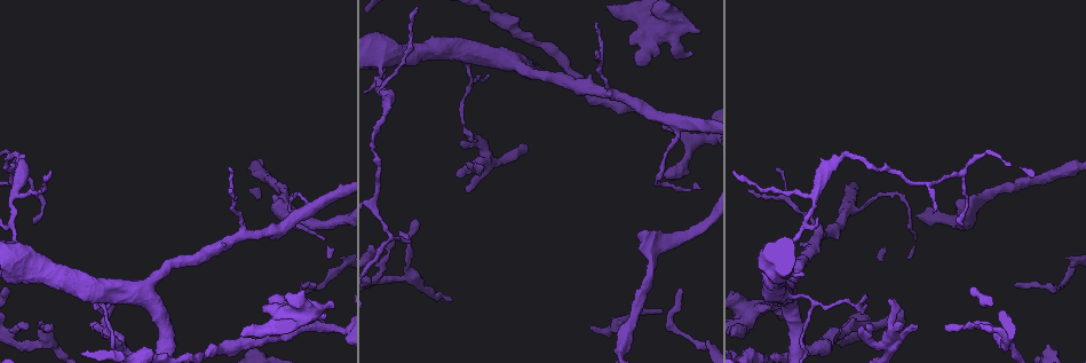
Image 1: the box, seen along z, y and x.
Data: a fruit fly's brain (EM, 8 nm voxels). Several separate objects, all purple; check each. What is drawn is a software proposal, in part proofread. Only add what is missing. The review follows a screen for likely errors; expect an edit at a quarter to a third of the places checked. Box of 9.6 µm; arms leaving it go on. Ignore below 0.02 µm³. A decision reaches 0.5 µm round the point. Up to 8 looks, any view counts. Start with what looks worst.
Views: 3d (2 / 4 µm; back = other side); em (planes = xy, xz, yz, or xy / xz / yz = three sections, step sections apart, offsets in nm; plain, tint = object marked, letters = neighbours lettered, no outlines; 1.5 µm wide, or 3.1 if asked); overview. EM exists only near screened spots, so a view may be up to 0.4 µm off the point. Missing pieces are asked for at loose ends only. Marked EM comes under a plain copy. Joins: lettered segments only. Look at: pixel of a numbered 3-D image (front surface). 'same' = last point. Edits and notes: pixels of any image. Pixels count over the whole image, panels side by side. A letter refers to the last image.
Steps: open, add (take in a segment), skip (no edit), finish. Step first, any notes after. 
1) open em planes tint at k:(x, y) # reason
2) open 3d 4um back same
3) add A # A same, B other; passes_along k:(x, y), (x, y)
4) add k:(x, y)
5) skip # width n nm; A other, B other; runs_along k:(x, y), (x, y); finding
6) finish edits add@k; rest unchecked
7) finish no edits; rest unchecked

open 3d 4um at 1:(628, 42) # free end

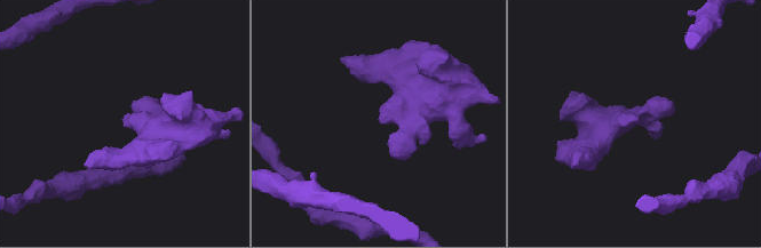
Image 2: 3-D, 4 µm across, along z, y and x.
open em planes letters at 2:(637, 119) # now the EM

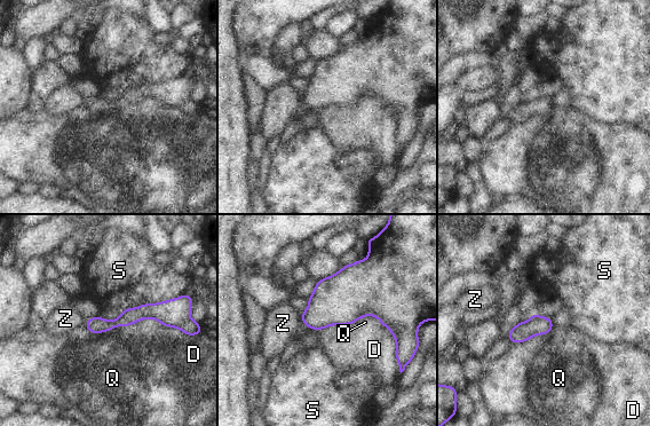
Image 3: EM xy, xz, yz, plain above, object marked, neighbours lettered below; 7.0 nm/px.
skip # longest_contact Q 440 nm; D other, Q other, S other, Z other; runs_along 3:(176, 318), (139, 313), (88, 324); none of them fits

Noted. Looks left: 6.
open em xy step 8 letters at 1:(333, 304) # branch stops here

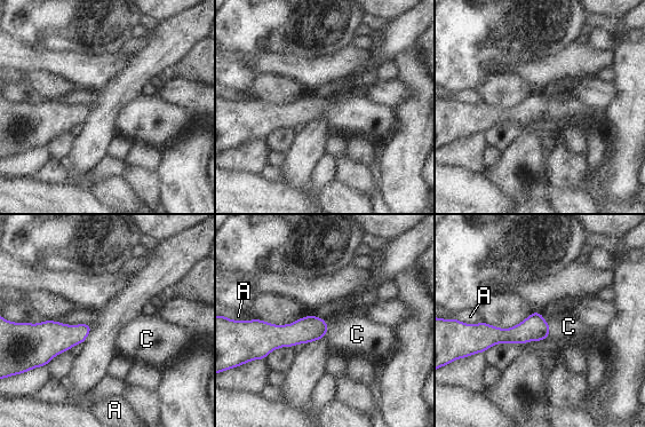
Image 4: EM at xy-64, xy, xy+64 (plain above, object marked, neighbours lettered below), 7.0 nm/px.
add 4:(568, 326) # A other, C same; passes_along 4:(534, 327), (548, 333), (568, 326); it goes on there

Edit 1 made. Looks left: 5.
finish edits add@4; rest unchecked

